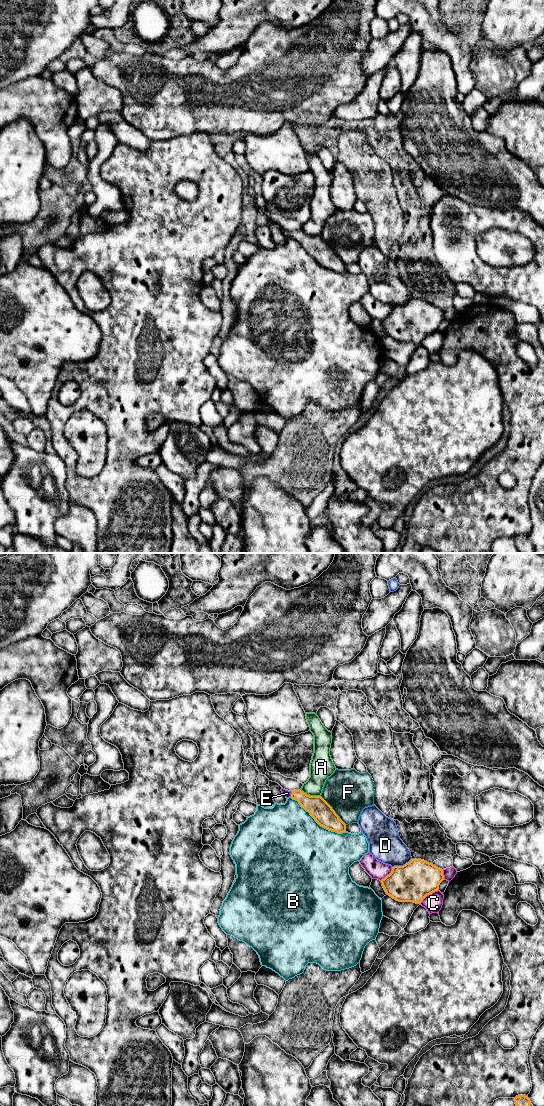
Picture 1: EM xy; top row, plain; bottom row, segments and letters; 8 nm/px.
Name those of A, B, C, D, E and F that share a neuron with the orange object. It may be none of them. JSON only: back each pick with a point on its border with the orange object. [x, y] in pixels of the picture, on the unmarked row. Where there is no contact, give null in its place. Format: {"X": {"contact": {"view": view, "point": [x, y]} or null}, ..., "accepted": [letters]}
{"E": {"contact": {"view": "xy", "point": [291, 234]}}, "accepted": ["E"]}

